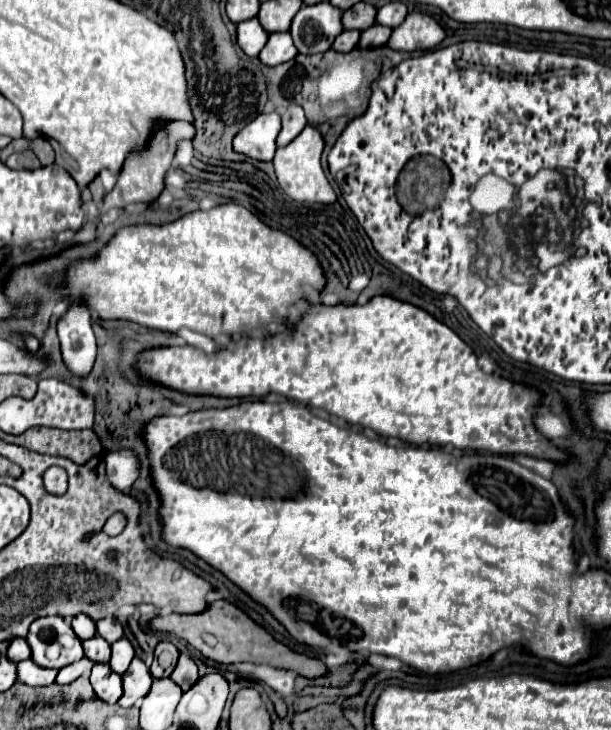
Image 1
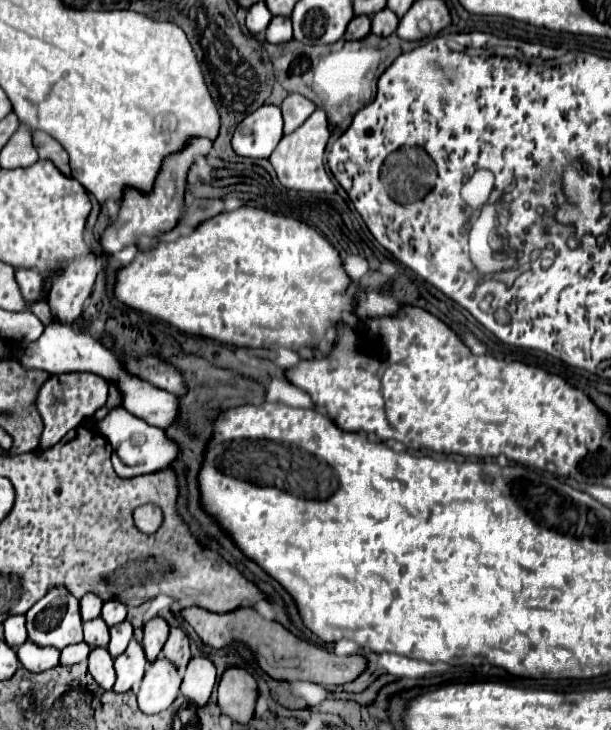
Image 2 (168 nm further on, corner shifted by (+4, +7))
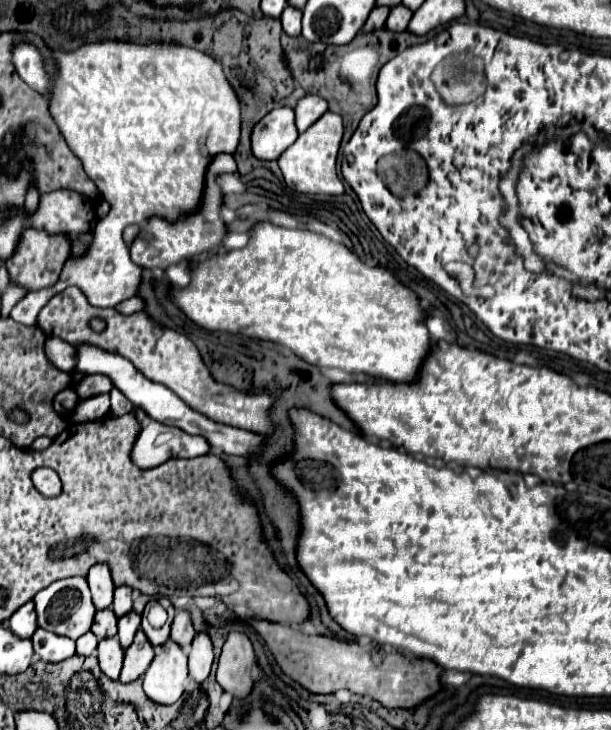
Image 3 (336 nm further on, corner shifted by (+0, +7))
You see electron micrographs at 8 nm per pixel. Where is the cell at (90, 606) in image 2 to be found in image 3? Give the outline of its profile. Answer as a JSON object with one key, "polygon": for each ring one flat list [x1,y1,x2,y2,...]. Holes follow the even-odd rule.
{"polygon":[[97,564,89,570,89,576,87,576,87,582,89,582,89,588,91,588,91,594,93,594,93,604,97,610,103,610,103,608,109,608,111,602,113,602,113,580,111,580,111,574,109,574,109,568,105,564]]}

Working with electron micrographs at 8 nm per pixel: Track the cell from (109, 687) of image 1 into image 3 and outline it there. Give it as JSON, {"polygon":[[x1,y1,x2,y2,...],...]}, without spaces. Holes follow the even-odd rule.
{"polygon":[[105,638,99,642,97,652,99,652,101,672,111,680,119,680,119,672,123,664,123,648,119,646,119,642,115,638]]}

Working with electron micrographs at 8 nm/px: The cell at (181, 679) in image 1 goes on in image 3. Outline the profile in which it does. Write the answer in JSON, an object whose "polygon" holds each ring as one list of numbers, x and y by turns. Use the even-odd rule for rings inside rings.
{"polygon":[[179,612,171,624,171,640,179,644,181,648,187,648,195,638,195,630,191,624,191,618,187,612]]}

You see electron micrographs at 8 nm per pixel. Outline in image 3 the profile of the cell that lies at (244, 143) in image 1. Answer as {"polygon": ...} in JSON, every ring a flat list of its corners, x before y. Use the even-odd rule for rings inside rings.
{"polygon":[[273,108,251,130,251,150,259,160,277,160,285,148,297,140,293,108]]}

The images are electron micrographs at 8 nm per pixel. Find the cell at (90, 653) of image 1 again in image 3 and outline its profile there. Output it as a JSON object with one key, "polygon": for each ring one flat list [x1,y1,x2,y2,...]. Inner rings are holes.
{"polygon":[[105,608,103,612,99,610,95,614,91,632,97,638,113,638,113,636,117,636,117,616,113,614,113,610,109,610,109,608]]}

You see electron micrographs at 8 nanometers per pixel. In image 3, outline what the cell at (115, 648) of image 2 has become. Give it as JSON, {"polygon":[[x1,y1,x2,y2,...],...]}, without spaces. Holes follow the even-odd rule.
{"polygon":[[129,612,119,618,119,634,117,636,119,636,119,644,123,650,127,650,131,646,139,624,141,624,141,616,135,612]]}

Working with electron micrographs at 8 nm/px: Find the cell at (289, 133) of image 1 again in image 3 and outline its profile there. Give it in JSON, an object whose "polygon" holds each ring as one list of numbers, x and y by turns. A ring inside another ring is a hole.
{"polygon":[[303,96,295,110,295,124,299,132,305,132,305,128,309,128,317,118,321,118,327,112,327,102,321,96]]}

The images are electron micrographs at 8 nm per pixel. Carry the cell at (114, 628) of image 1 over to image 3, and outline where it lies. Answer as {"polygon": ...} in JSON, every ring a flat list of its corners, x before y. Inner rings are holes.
{"polygon":[[119,586,115,588,115,598,113,598,113,612,117,618,121,618,125,612,131,612,133,610,133,600,131,600,131,594,133,590,129,586]]}

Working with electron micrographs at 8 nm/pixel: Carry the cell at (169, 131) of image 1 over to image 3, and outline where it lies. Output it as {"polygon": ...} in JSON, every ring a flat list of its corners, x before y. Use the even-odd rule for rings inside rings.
{"polygon":[[231,154,213,156,211,164,207,166,207,174,209,176,205,178,205,188,203,188,203,196,201,196,199,208,195,212,191,212,191,214,181,214,173,222,169,222,165,218,159,218,159,216,151,216,145,224,141,224,141,230,139,230,137,238,129,246,131,260,137,266,165,270,171,264,177,264,177,262,181,262,185,258,193,258,195,254,211,252,215,246,219,246,223,236,225,236,225,222,219,218,221,190,219,190,219,186,215,182,215,176,223,174,223,172,235,172,235,170,237,170,237,164,235,164]]}

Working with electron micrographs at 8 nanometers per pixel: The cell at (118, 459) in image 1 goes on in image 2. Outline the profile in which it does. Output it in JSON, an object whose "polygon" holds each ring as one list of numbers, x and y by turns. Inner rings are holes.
{"polygon":[[123,406,111,408,107,412,107,416,97,422,97,428,111,442,111,446,113,446,113,466,115,466,117,474,123,476,123,478,163,470,179,458,179,444,175,440,171,440,161,428,149,426,147,422,129,414]]}

